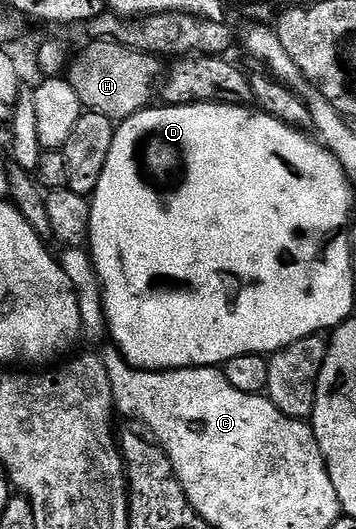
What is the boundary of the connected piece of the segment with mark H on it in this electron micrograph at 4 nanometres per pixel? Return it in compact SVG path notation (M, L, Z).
M96 39L79 56L70 60L65 78L71 82L77 97L81 97L84 108L101 113L113 121L133 117L139 111L152 106L151 94L156 94L161 79L160 60L113 41Z

